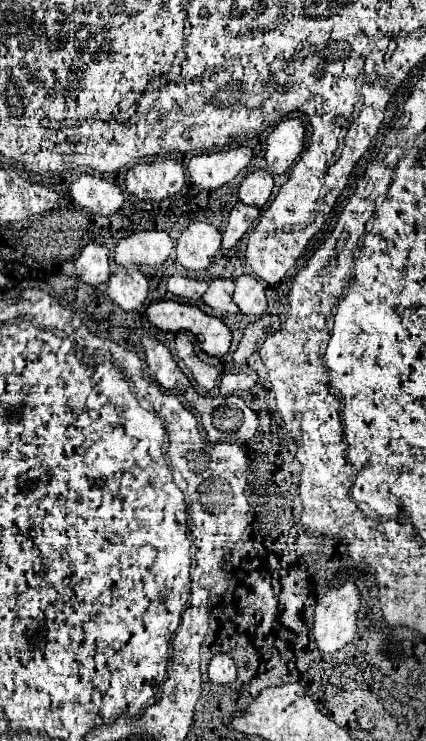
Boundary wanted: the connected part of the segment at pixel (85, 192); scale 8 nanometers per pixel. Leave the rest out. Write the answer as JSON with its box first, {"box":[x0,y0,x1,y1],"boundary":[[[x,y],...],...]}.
{"box":[70,175,124,215],"boundary":[[[80,175],[70,187],[72,199],[96,215],[114,215],[124,205],[124,195],[116,183],[94,175]]]}

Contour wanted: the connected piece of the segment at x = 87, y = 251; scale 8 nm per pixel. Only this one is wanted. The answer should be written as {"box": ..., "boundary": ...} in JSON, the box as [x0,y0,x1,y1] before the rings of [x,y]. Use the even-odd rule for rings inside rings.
{"box":[68,243,110,285],"boundary":[[[88,243],[76,263],[74,271],[68,271],[68,279],[76,277],[88,285],[106,283],[110,275],[110,249],[104,243]]]}

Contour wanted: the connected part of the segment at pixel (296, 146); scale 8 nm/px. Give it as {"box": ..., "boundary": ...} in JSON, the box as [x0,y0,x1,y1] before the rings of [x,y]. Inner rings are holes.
{"box":[266,119,304,173],"boundary":[[[300,119],[280,121],[268,135],[266,161],[272,173],[286,173],[304,149],[304,125]]]}

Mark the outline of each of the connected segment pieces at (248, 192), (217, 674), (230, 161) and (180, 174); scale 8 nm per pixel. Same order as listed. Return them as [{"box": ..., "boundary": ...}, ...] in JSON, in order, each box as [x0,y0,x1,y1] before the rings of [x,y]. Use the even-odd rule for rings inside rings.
[{"box":[238,171,274,207],"boundary":[[[254,171],[242,181],[238,189],[238,197],[246,205],[264,207],[272,195],[272,189],[274,189],[272,175],[266,171]]]},{"box":[208,653,236,683],"boundary":[[[230,653],[214,655],[208,665],[208,677],[214,683],[232,683],[236,679],[236,663]]]},{"box":[186,145,254,191],"boundary":[[[246,145],[210,155],[196,155],[188,161],[186,171],[196,187],[210,191],[222,187],[224,183],[230,183],[250,163],[252,155],[254,149]]]},{"box":[126,159,186,201],"boundary":[[[172,159],[136,165],[126,175],[128,193],[152,201],[162,201],[178,193],[184,187],[184,183],[186,183],[184,167]]]}]

